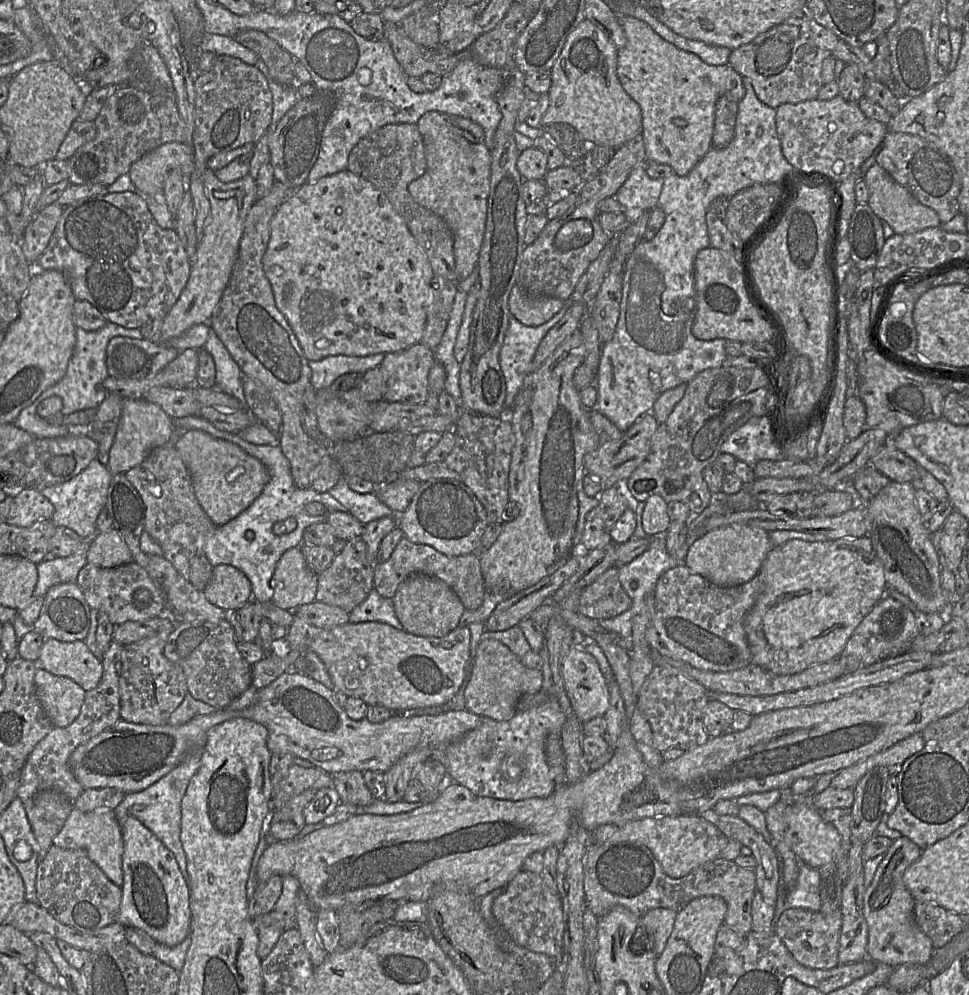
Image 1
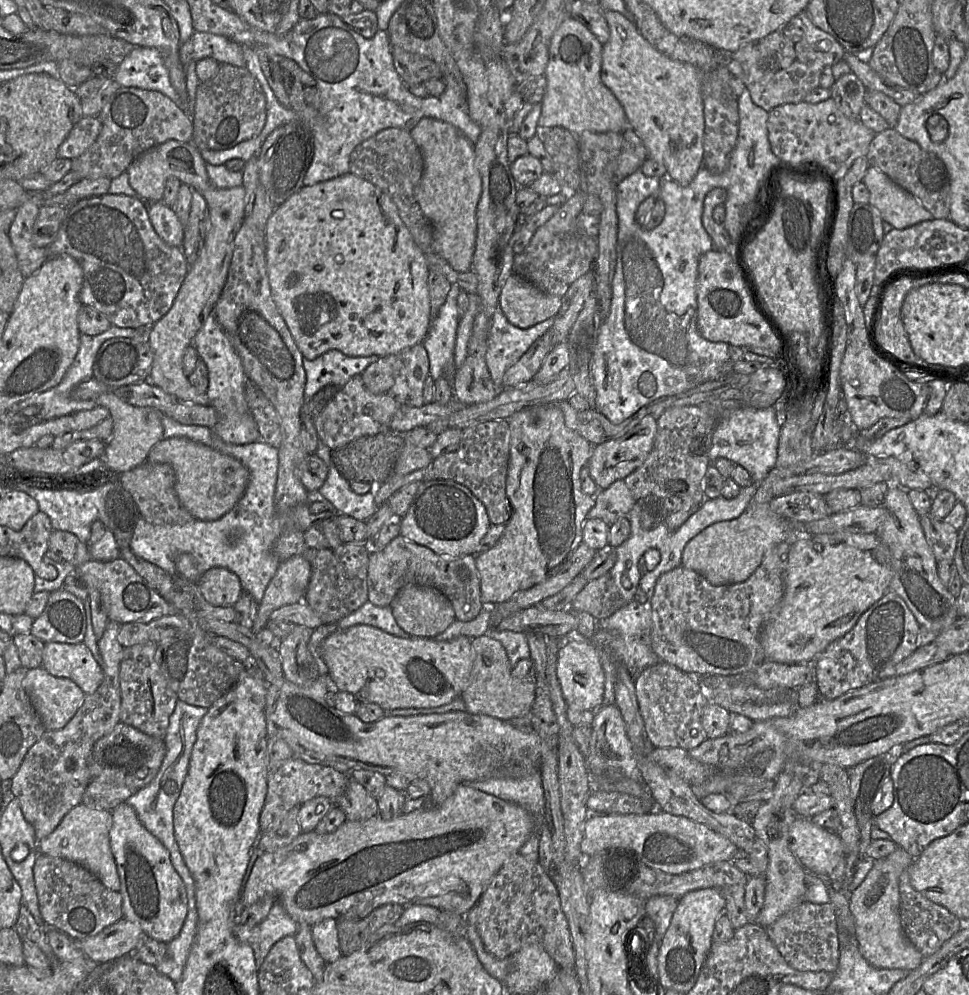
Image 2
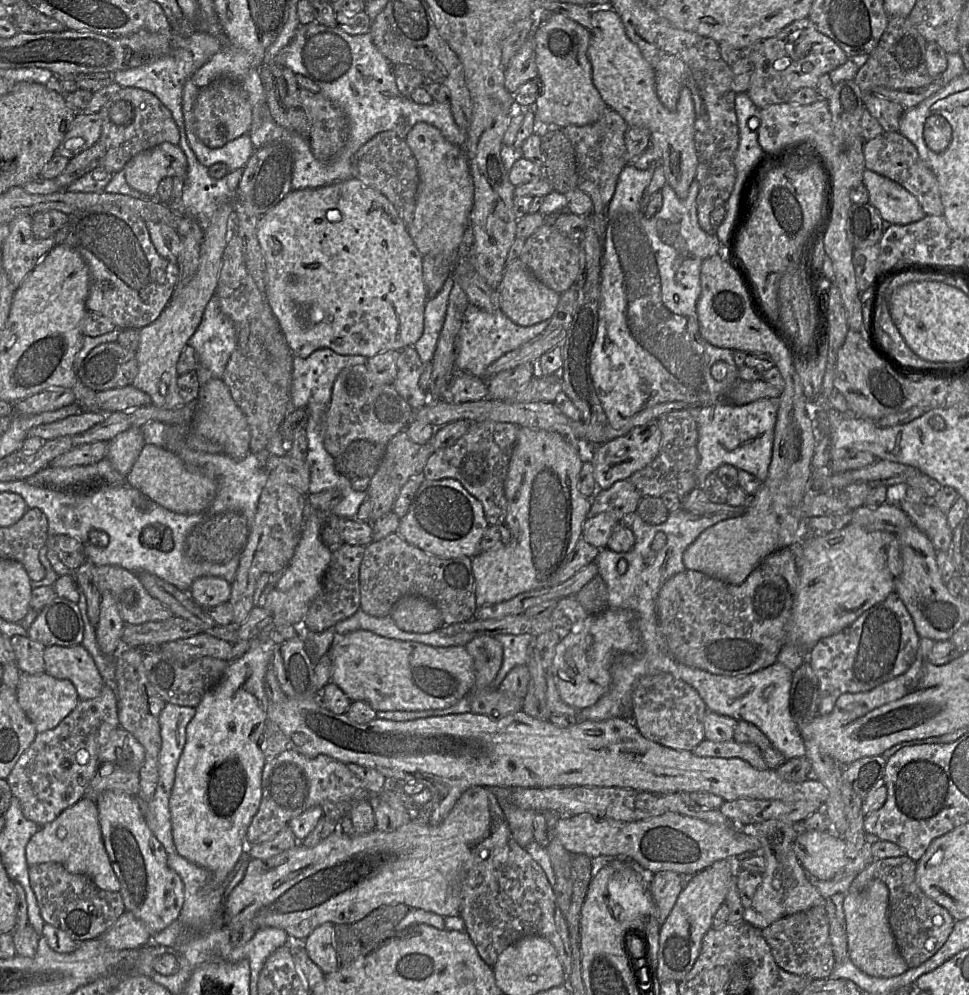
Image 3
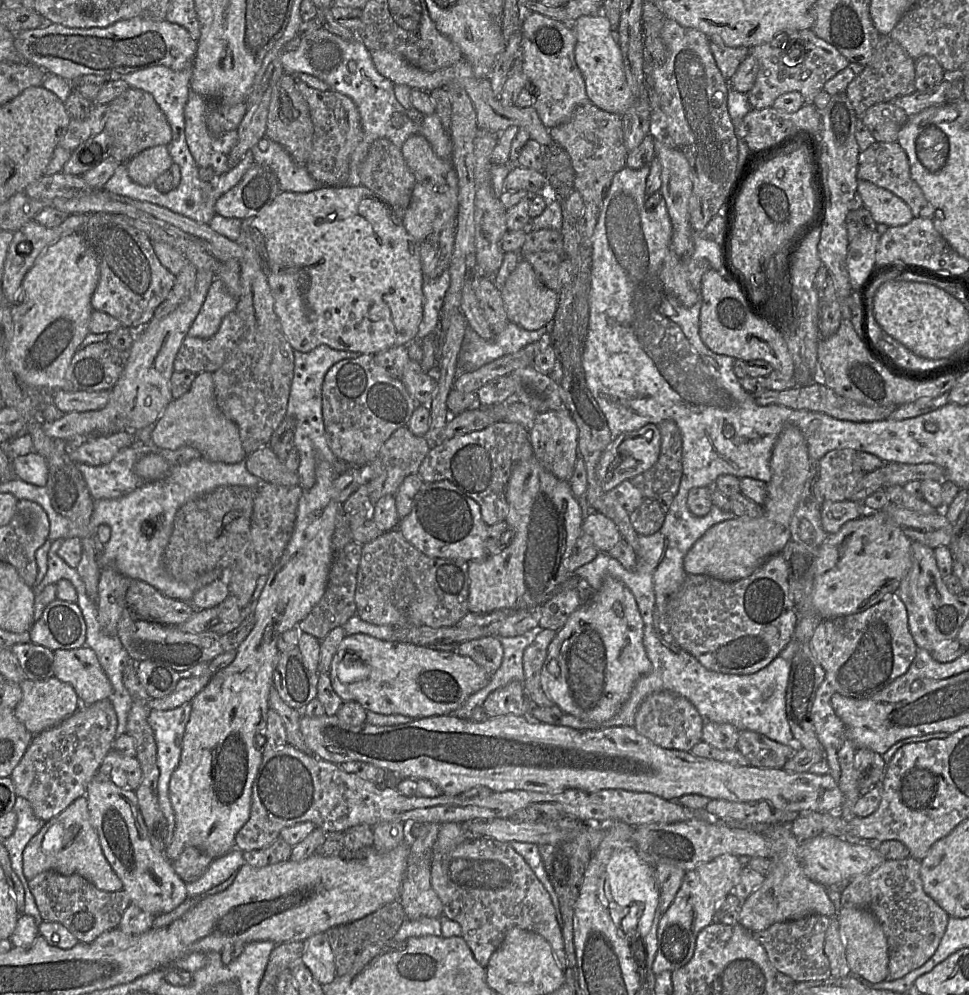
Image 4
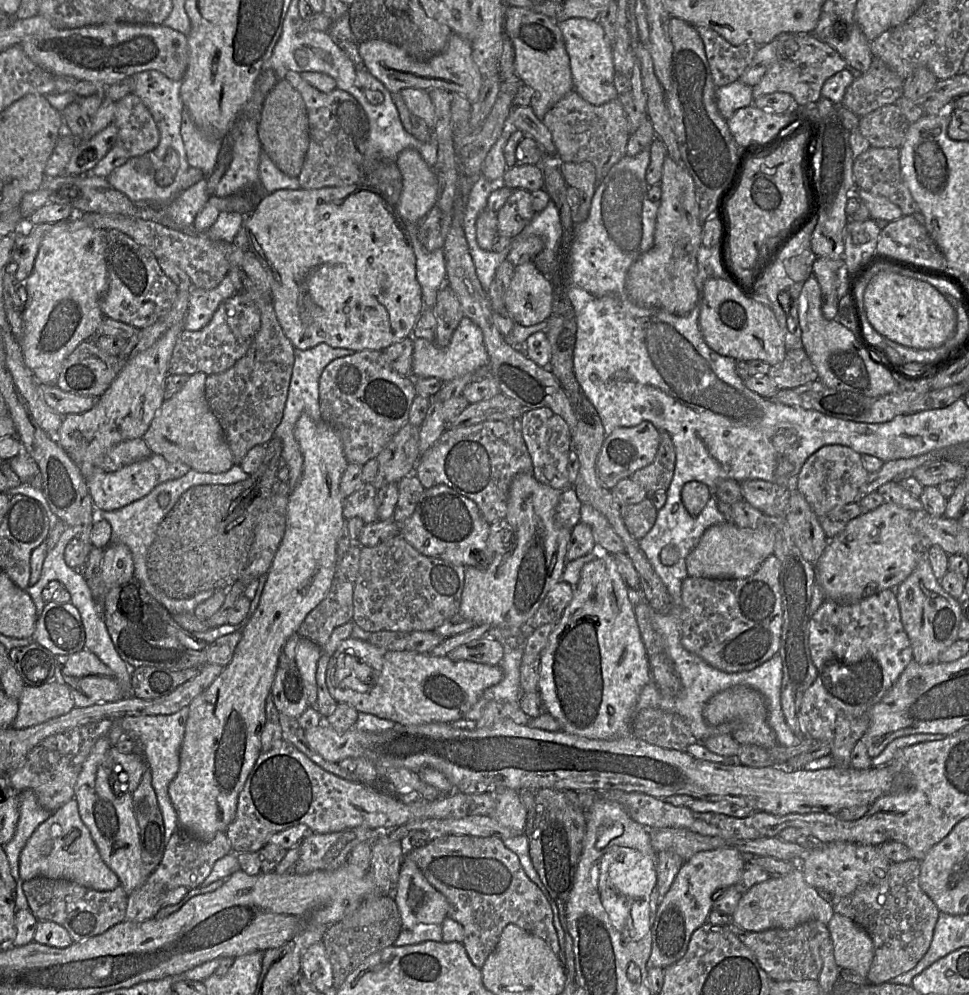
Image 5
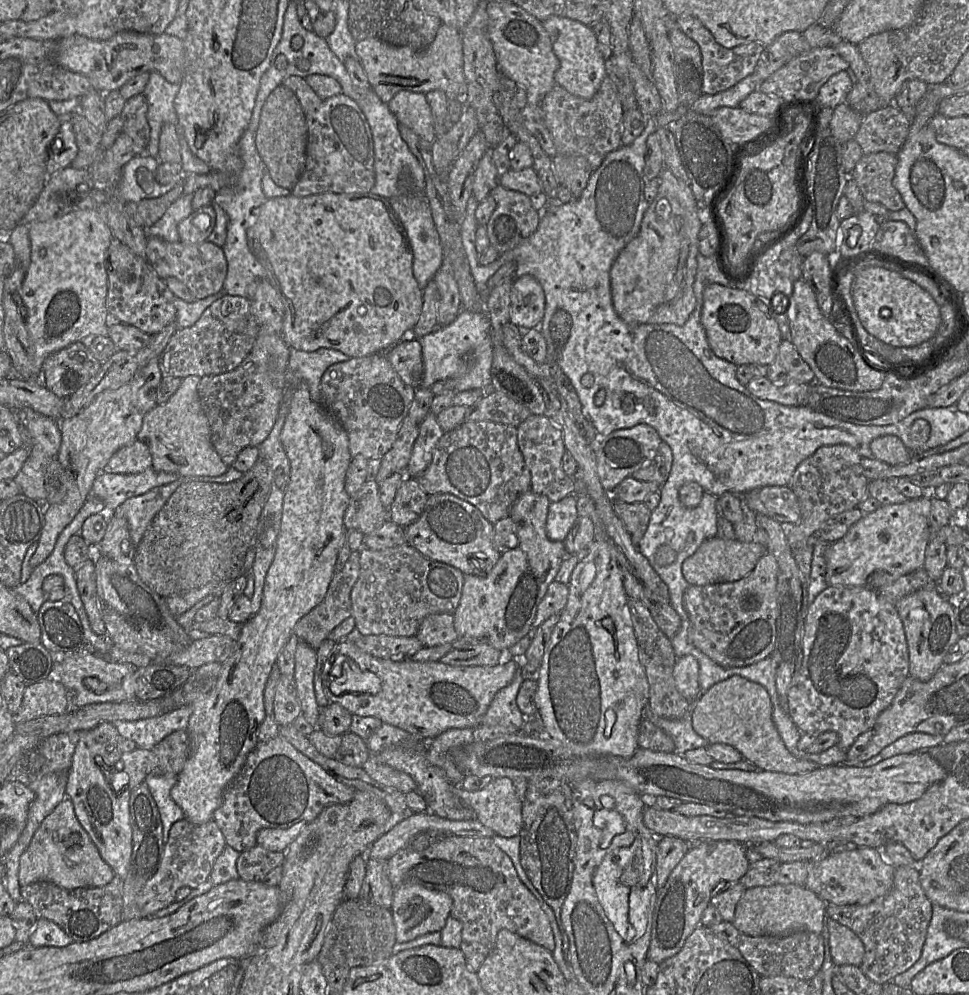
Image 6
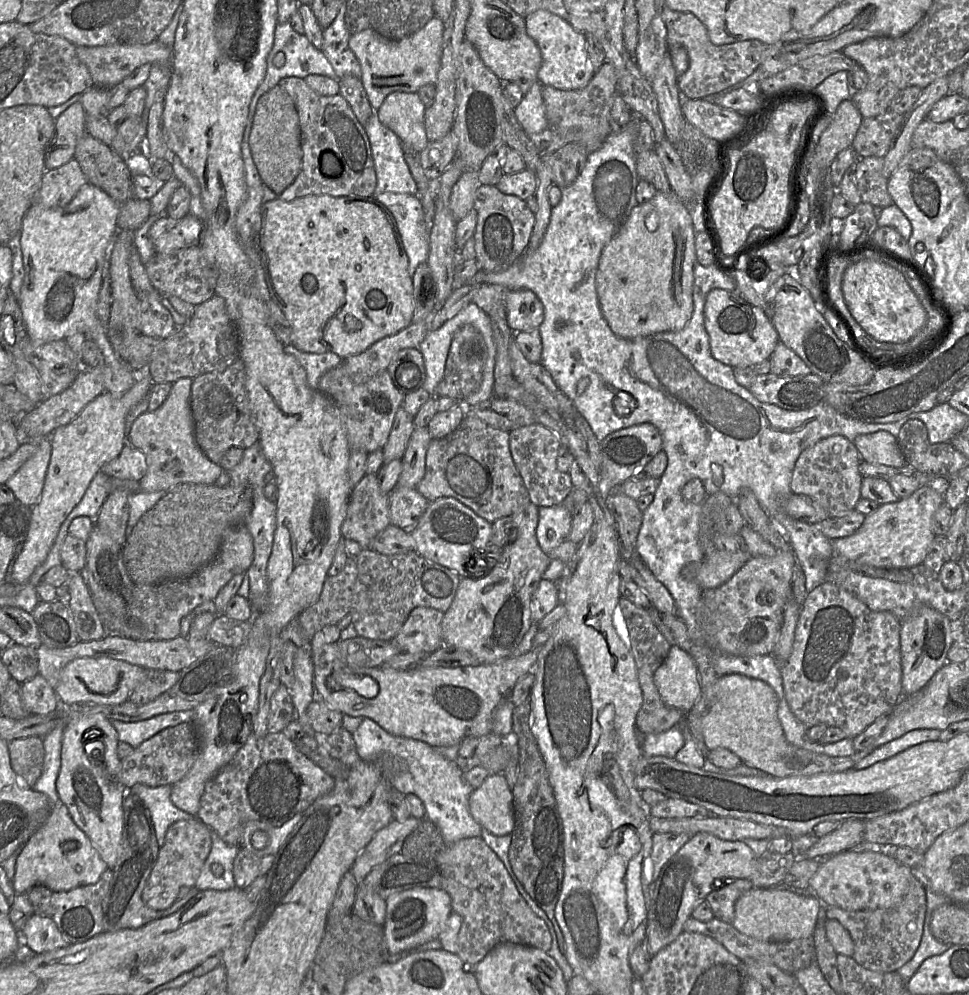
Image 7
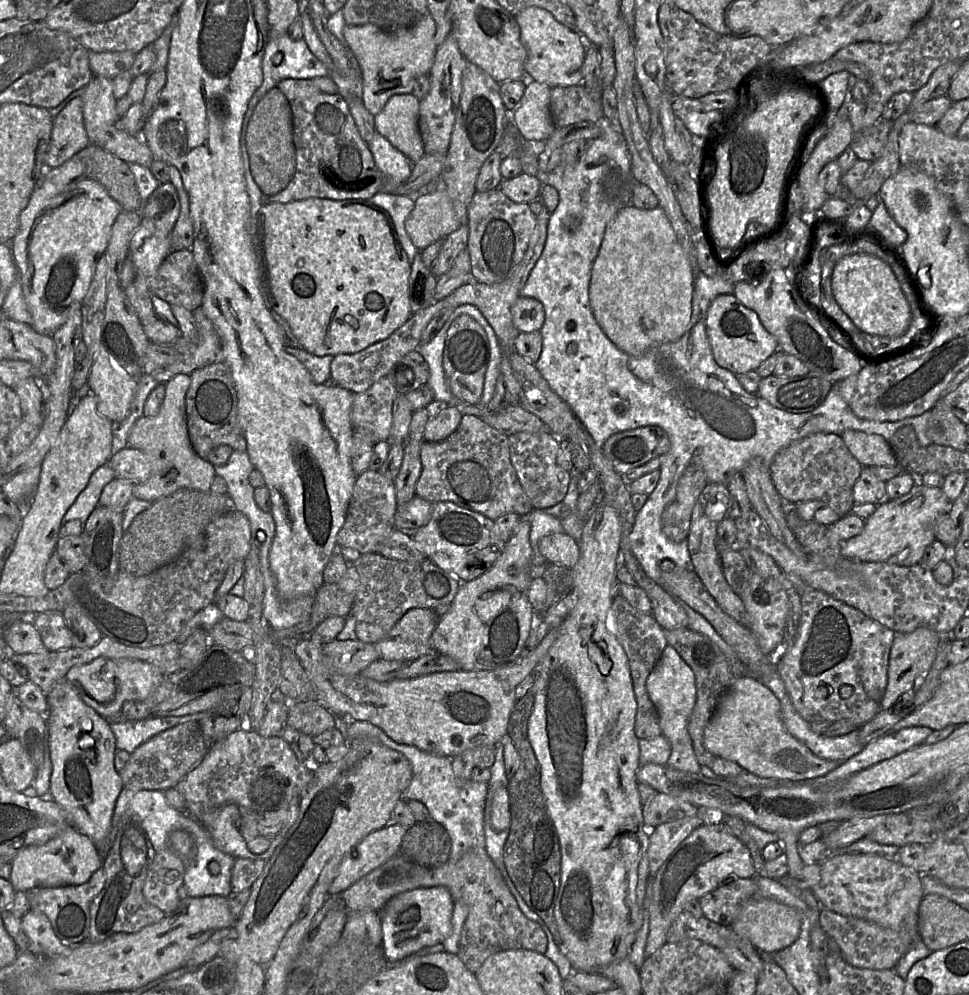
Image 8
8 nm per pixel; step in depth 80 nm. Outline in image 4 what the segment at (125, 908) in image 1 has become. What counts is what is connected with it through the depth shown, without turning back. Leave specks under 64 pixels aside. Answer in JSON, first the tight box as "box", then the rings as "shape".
{"box":[85,774,187,917],"shape":[[[96,774],[86,788],[85,797],[90,821],[98,834],[103,854],[121,880],[130,903],[154,917],[180,906],[187,898],[186,884],[174,871],[165,852],[152,847],[136,793],[119,788],[107,777],[97,777]]]}

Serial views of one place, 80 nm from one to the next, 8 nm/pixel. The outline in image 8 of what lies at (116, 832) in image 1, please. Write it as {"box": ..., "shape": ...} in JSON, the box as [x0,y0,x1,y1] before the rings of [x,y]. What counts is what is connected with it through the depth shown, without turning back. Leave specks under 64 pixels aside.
{"box":[10,823,103,891],"shape":[[[71,823],[57,836],[42,845],[24,848],[11,862],[10,882],[17,891],[34,887],[61,887],[81,885],[89,881],[95,871],[102,868],[103,857],[96,845]]]}

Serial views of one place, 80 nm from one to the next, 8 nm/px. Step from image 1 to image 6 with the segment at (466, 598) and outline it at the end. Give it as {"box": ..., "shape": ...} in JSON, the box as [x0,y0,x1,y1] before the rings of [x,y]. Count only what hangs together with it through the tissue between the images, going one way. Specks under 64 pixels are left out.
{"box":[350,543,464,636],"shape":[[[405,543],[383,550],[361,548],[360,571],[350,593],[352,617],[361,635],[414,636],[422,620],[431,614],[453,614],[463,587],[464,574],[448,564],[431,560]]]}

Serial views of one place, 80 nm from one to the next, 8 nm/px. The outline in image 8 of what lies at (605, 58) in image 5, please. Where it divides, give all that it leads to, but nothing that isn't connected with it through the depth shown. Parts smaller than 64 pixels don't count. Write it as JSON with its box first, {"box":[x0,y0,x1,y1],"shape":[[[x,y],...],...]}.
{"box":[517,7,587,87],"shape":[[[528,7],[517,13],[520,39],[527,51],[524,70],[528,80],[545,83],[552,87],[576,86],[582,83],[582,66],[587,42],[576,30],[563,26],[553,15],[539,7]]]}

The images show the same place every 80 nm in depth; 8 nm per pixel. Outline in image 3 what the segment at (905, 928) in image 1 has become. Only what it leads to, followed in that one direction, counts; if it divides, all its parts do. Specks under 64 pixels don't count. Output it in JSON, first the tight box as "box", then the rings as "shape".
{"box":[843,879,910,978],"shape":[[[878,879],[859,892],[847,892],[843,903],[848,956],[862,972],[876,978],[897,976],[910,969],[897,948],[889,924],[888,905],[889,889]]]}

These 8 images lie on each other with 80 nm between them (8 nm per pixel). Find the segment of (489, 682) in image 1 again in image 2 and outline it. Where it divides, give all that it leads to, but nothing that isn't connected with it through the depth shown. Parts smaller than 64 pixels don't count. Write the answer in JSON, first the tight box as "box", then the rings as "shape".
{"box":[461,635,535,720],"shape":[[[481,635],[471,639],[473,664],[468,683],[461,693],[467,712],[488,715],[501,720],[511,720],[530,713],[535,698],[535,681],[515,678],[511,675],[503,645],[495,639]]]}

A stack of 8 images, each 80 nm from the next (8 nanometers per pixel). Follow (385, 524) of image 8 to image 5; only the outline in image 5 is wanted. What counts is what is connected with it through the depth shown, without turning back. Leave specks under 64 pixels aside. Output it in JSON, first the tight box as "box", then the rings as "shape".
{"box":[342,483,378,524],"shape":[[[364,483],[357,491],[346,497],[342,509],[344,519],[359,517],[365,524],[378,520],[376,494],[377,490],[372,483]]]}

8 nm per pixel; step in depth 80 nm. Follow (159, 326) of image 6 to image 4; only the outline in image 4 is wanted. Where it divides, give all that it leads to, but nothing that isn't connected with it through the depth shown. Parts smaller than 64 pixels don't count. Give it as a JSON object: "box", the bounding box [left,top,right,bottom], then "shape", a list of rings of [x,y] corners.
{"box":[78,213,176,330],"shape":[[[113,213],[91,214],[85,227],[78,231],[84,236],[88,246],[95,255],[99,267],[99,280],[91,298],[94,311],[102,311],[116,318],[123,327],[140,330],[152,320],[155,310],[168,297],[176,276],[170,273],[157,258],[152,241],[141,230],[131,226],[124,215]]]}

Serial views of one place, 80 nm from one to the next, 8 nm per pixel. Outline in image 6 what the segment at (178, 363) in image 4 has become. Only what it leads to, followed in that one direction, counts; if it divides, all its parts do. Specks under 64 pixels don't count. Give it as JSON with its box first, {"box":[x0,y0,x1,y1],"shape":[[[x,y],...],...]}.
{"box":[159,295,258,377],"shape":[[[224,295],[214,301],[194,325],[175,331],[159,356],[162,377],[203,377],[231,371],[250,352],[257,332],[258,323],[252,313],[249,299]]]}

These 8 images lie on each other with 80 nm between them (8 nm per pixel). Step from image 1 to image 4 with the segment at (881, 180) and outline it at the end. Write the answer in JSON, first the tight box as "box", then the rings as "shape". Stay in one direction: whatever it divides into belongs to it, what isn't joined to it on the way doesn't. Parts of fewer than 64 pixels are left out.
{"box":[856,180,914,226],"shape":[[[858,180],[856,193],[861,196],[863,207],[870,211],[877,224],[902,226],[914,218],[911,209],[901,198],[871,182]]]}

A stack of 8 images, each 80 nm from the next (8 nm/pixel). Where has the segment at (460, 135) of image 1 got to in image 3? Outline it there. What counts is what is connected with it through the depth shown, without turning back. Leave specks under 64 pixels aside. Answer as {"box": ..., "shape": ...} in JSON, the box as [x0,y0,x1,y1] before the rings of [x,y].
{"box":[405,122,474,264],"shape":[[[425,122],[414,125],[405,141],[417,161],[419,173],[415,211],[411,224],[407,225],[408,233],[423,256],[442,254],[451,258],[453,264],[453,258],[470,226],[474,202],[474,186],[468,158],[461,145],[449,142],[439,129]]]}

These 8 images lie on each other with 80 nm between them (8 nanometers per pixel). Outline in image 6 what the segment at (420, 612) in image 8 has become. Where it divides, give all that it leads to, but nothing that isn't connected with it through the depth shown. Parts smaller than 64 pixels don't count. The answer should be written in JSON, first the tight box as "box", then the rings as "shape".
{"box":[415,614,457,647],"shape":[[[431,614],[425,617],[415,635],[423,647],[452,643],[457,638],[452,614]]]}

